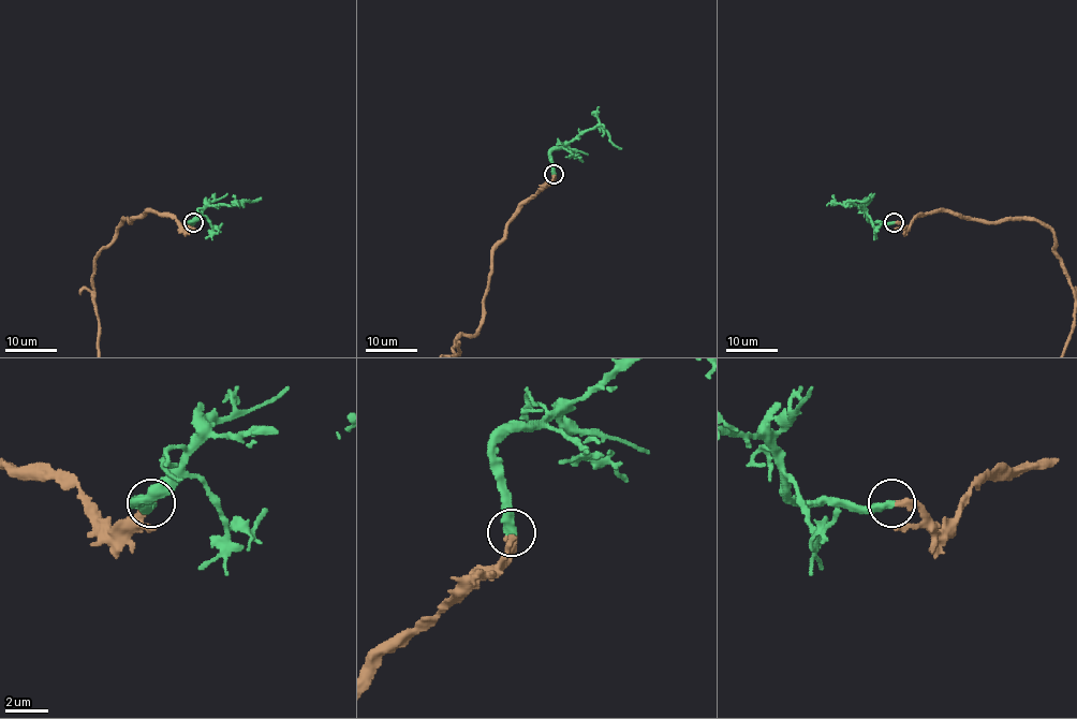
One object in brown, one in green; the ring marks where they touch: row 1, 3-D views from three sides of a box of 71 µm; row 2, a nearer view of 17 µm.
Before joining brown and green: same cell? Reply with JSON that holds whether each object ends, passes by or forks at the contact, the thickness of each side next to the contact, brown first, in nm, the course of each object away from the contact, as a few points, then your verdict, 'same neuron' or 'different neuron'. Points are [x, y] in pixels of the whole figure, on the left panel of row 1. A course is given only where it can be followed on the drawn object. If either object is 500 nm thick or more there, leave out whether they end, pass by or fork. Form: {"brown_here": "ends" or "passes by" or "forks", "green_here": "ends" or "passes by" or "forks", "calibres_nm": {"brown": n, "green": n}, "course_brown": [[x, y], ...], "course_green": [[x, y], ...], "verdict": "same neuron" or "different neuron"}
{"brown_here": "ends", "green_here": "ends", "calibres_nm": {"brown": 380, "green": 400}, "course_green": [[193, 222], [210, 205], [261, 197]], "verdict": "same neuron"}

